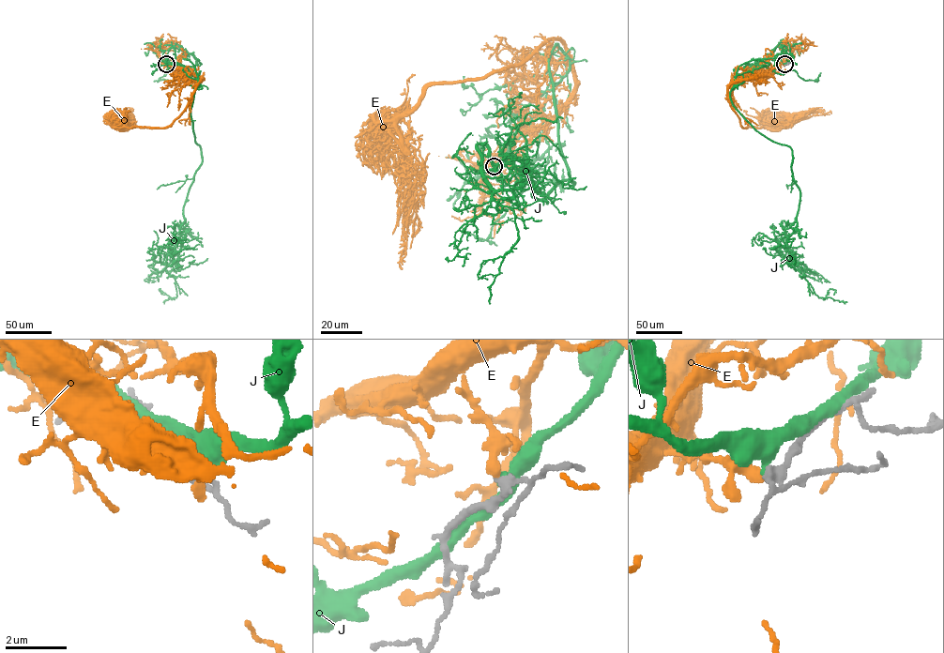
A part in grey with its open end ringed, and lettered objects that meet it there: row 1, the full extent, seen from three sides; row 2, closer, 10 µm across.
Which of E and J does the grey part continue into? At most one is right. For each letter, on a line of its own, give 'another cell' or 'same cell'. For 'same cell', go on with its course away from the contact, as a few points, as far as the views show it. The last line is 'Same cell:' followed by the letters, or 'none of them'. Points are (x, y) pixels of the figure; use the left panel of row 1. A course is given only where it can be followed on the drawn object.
E: same cell; course (166, 64), (202, 79), (185, 110), (163, 128), (121, 128), (119, 116), (125, 115), (125, 113)
J: another cell
Same cell: E

